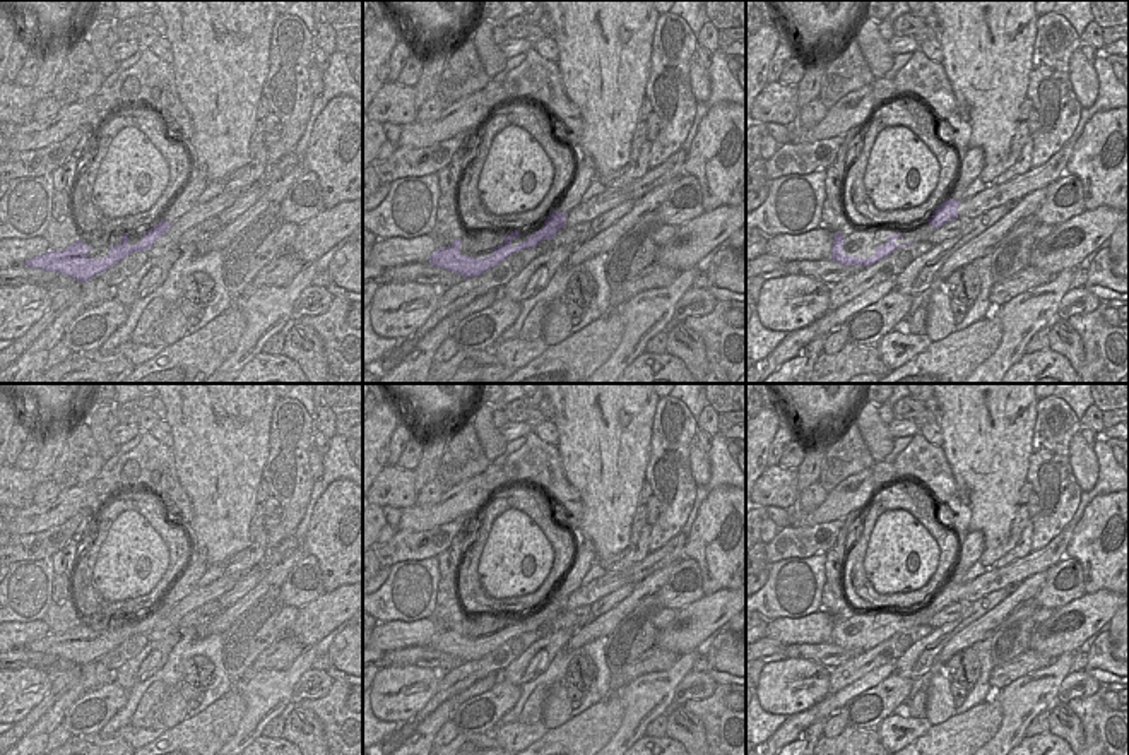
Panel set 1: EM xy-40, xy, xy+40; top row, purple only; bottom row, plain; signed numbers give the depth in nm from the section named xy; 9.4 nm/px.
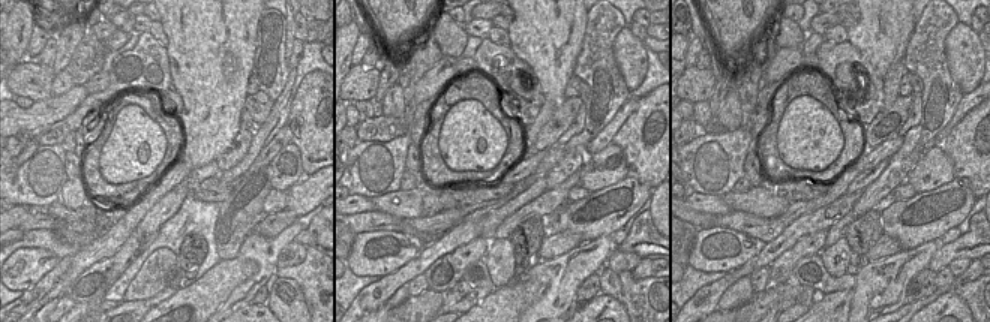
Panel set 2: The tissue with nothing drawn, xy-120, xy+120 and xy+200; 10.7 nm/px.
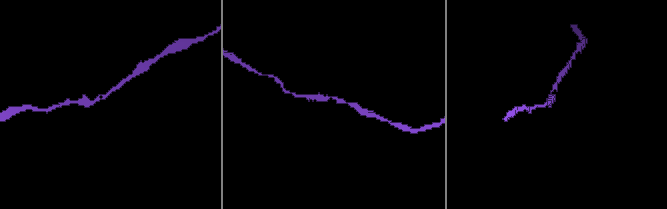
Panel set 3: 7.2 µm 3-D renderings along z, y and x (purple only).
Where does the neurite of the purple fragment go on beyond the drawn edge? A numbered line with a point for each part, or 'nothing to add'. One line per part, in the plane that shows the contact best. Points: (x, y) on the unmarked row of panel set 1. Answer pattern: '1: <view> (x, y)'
nothing to add

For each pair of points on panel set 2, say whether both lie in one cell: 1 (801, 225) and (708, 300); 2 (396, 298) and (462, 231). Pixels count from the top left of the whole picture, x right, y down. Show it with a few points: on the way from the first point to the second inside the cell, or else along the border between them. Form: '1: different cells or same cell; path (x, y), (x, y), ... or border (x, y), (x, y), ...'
1: same cell; path (777, 247), (764, 259), (731, 277)
2: different cells; border (407, 282), (386, 301)

